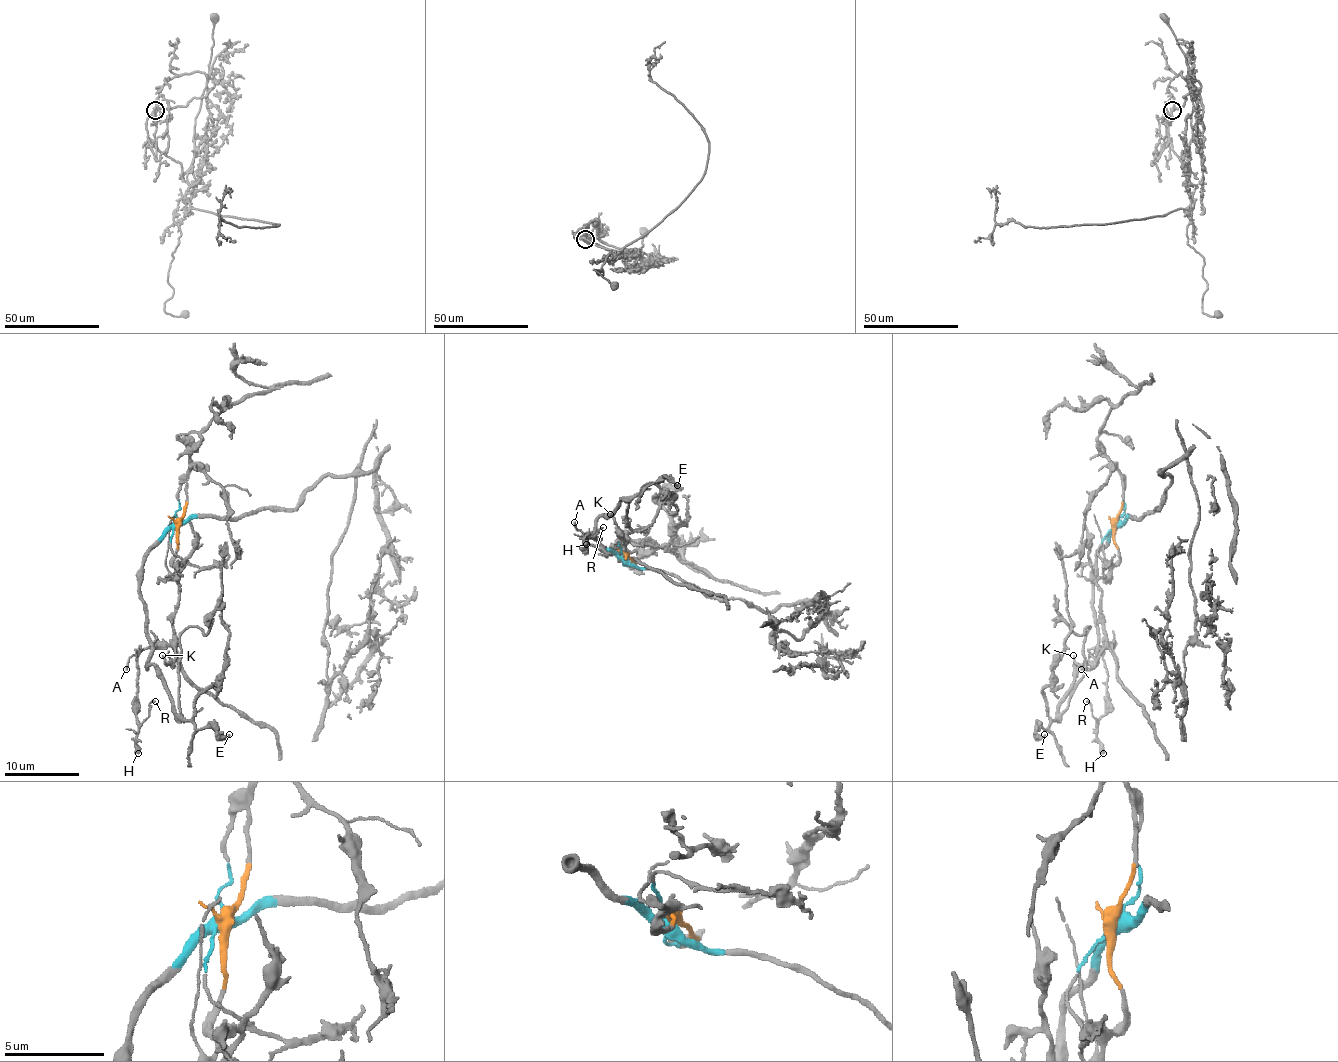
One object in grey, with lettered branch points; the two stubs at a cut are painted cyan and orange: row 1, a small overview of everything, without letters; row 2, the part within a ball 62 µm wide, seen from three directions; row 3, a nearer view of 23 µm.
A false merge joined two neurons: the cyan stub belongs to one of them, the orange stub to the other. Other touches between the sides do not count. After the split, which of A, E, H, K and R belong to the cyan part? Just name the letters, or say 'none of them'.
E

